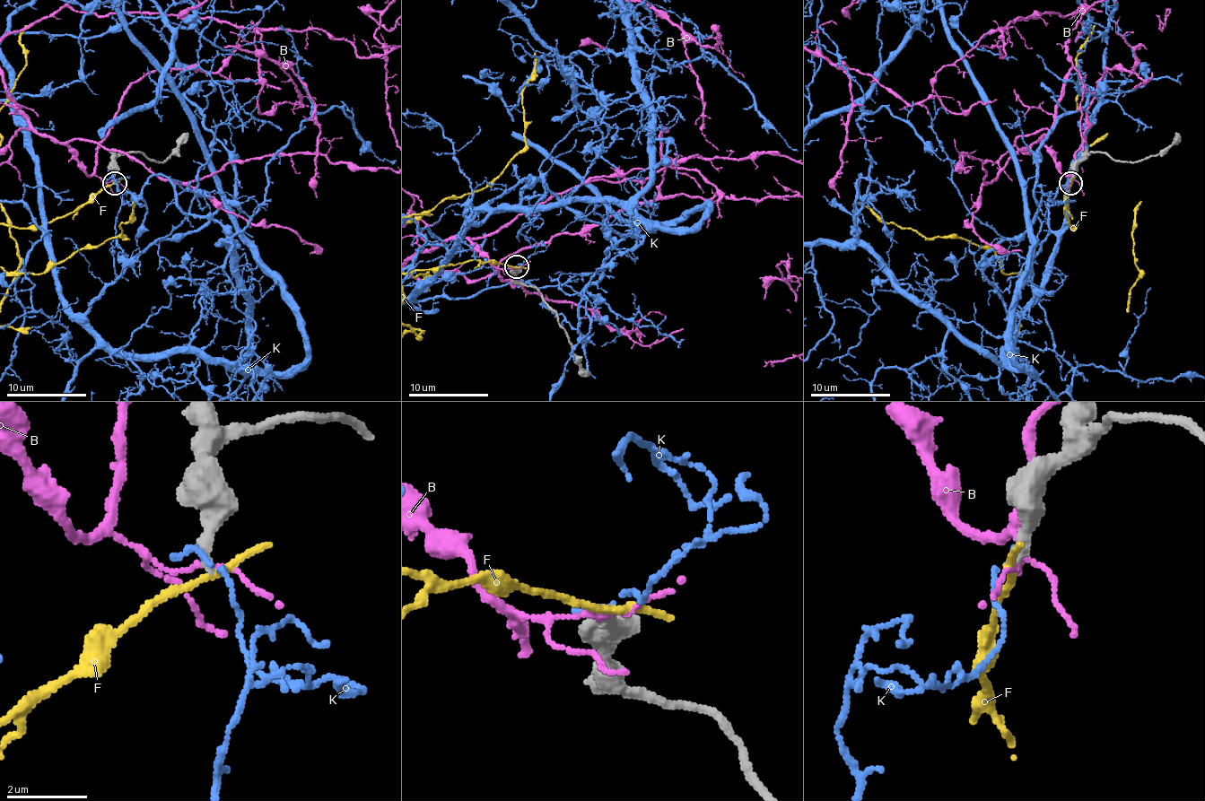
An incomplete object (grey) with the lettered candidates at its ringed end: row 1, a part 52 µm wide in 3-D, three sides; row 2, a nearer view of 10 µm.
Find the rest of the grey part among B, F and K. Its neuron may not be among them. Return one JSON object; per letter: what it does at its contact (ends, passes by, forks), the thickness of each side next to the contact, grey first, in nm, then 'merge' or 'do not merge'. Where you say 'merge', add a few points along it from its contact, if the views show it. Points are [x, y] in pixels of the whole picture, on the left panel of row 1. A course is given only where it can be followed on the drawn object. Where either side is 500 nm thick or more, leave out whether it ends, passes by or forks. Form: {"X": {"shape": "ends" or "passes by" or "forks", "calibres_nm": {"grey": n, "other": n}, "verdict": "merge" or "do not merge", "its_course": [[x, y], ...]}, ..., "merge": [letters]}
{"B": {"shape": "passes by", "calibres_nm": {"grey": 320, "other": 90}, "verdict": "do not merge"}, "F": {"shape": "passes by", "calibres_nm": {"grey": 280, "other": 160}, "verdict": "do not merge"}, "K": {"shape": "ends", "calibres_nm": {"grey": 320, "other": 150}, "verdict": "do not merge"}, "merge": []}

